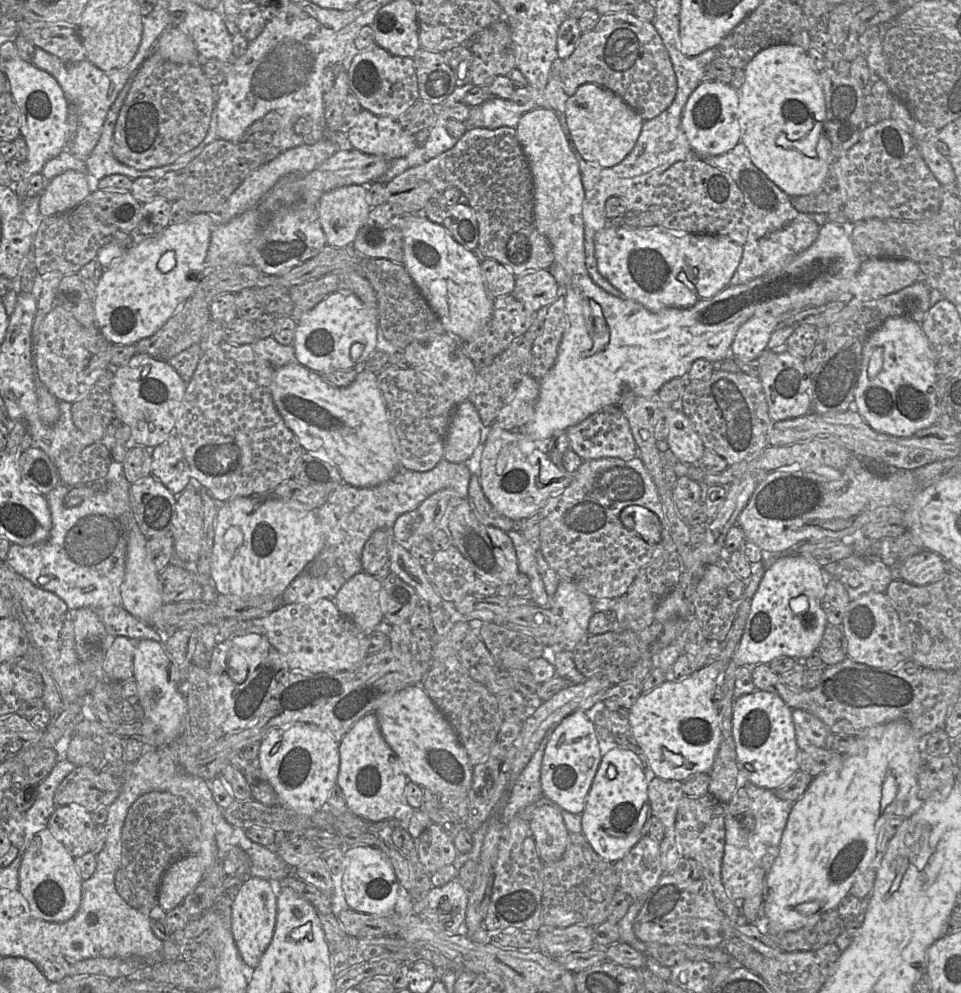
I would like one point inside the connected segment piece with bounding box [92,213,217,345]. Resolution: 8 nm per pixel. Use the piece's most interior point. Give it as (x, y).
(137, 294)

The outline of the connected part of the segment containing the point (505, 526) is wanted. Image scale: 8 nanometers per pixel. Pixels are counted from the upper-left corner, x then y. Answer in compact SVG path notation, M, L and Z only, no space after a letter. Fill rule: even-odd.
M471 475L468 499L483 523L499 528L504 532L513 528L513 521L499 513L487 500L481 487L480 477L477 475Z

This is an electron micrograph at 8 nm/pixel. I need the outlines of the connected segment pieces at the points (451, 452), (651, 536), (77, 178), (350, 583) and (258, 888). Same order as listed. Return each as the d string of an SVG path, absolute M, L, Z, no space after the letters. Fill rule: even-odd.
M471 401L457 405L449 423L443 458L452 463L465 463L482 443L486 429Z
M637 505L624 508L620 519L622 524L638 533L648 544L661 541L662 524L658 516L651 510Z
M67 170L46 183L40 194L42 217L69 211L89 196L88 175L75 170Z
M361 571L343 584L334 602L342 614L370 636L383 621L381 590L381 580Z
M259 877L248 878L240 887L231 905L232 935L244 963L256 968L269 946L276 924L277 894L282 887Z

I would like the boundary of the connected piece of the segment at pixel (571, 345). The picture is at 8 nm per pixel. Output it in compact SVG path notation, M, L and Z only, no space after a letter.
M536 108L527 113L524 113L517 125L517 138L523 150L523 153L528 162L533 182L533 208L534 208L534 223L537 230L546 237L551 245L554 253L554 261L559 263L565 273L565 317L566 326L565 331L559 345L558 355L553 367L548 373L539 381L540 389L539 396L535 404L535 411L532 419L518 430L525 434L531 440L549 439L556 431L565 431L569 427L576 425L599 411L606 406L620 406L622 396L626 390L650 397L658 392L660 387L675 377L687 376L688 371L691 368L692 363L699 358L704 358L712 363L720 363L726 359L731 350L734 337L740 328L740 326L755 316L773 315L780 316L788 311L794 309L801 309L804 307L820 306L825 303L841 300L844 302L850 301L853 296L848 292L850 289L850 281L854 278L859 270L859 267L863 261L863 257L860 256L853 244L849 229L844 228L842 225L838 225L832 222L827 222L820 227L819 235L816 241L802 253L792 257L779 268L773 269L767 274L755 278L743 285L731 286L728 285L718 294L709 299L703 299L697 302L695 305L689 308L668 308L660 312L651 312L641 304L628 300L626 298L619 298L609 294L600 286L598 286L590 277L585 264L585 248L584 248L584 220L583 220L583 203L585 199L585 192L582 184L581 173L579 170L578 162L571 150L569 143L564 135L564 132L559 123L559 115L550 108Z

